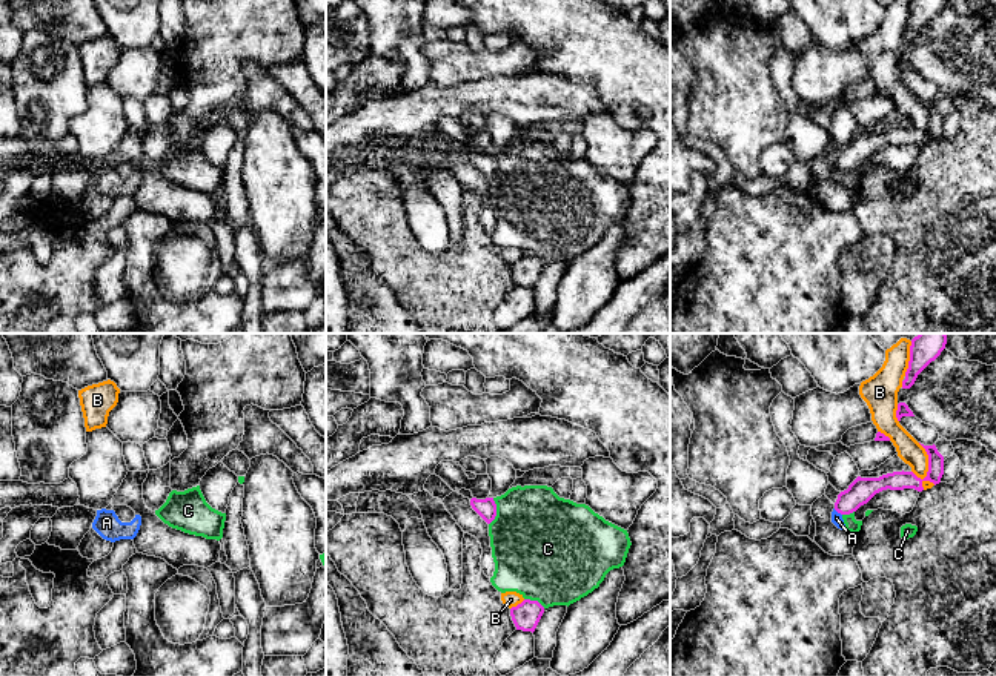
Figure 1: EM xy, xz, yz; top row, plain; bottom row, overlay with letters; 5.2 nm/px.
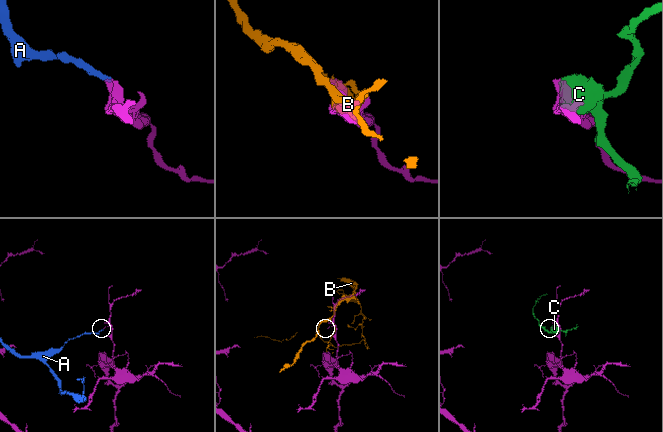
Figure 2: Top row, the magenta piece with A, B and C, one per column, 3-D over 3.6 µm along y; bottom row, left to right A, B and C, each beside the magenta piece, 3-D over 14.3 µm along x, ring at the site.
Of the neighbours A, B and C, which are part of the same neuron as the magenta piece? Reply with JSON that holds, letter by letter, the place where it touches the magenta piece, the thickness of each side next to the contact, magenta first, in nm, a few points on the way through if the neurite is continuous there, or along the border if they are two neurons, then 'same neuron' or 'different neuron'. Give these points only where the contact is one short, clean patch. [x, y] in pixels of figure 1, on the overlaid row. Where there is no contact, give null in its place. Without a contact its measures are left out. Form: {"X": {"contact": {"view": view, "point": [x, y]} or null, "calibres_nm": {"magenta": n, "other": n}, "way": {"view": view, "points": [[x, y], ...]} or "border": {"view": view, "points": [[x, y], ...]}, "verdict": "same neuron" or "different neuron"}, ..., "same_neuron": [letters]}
{"A": {"contact": {"view": "yz", "point": [838, 512]}, "calibres_nm": {"magenta": 140, "other": 60}, "border": {"view": "yz", "points": [[833, 509], [841, 515]]}, "verdict": "different neuron"}, "B": {"contact": {"view": "yz", "point": [929, 466]}, "calibres_nm": {"magenta": 100, "other": 120}, "verdict": "different neuron"}, "C": {"contact": {"view": "xz", "point": [495, 512]}, "calibres_nm": {"magenta": 100, "other": 480}, "verdict": "different neuron"}, "same_neuron": []}

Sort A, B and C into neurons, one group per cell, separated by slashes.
A C / B

